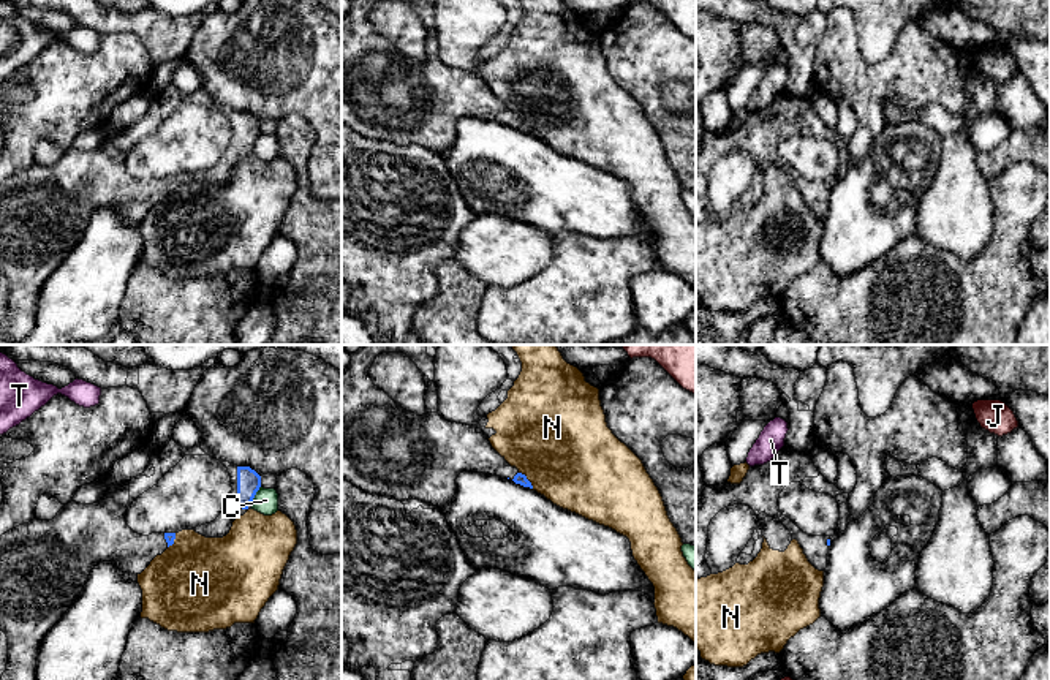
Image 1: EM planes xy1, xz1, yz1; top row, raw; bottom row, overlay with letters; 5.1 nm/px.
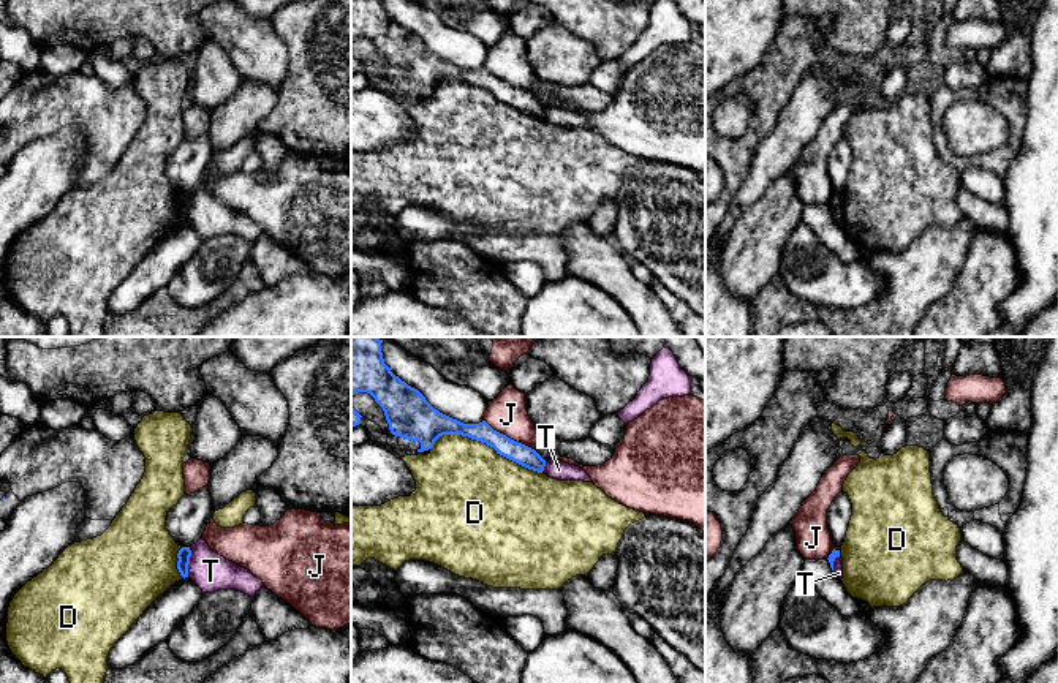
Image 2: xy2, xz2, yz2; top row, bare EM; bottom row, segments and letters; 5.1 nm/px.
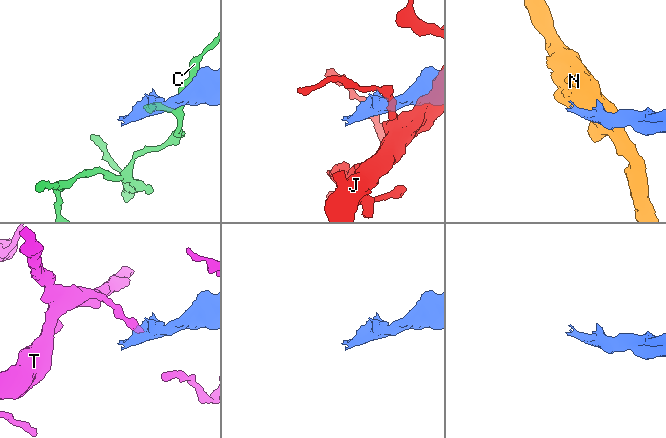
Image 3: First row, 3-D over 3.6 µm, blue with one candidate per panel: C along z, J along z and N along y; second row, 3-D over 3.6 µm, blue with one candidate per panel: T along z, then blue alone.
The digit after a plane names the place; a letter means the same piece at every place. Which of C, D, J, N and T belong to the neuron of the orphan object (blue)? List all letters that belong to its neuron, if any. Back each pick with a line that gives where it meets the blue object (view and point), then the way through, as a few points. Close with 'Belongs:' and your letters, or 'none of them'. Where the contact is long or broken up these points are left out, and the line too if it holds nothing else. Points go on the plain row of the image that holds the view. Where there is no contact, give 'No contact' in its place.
Belongs: none of them

